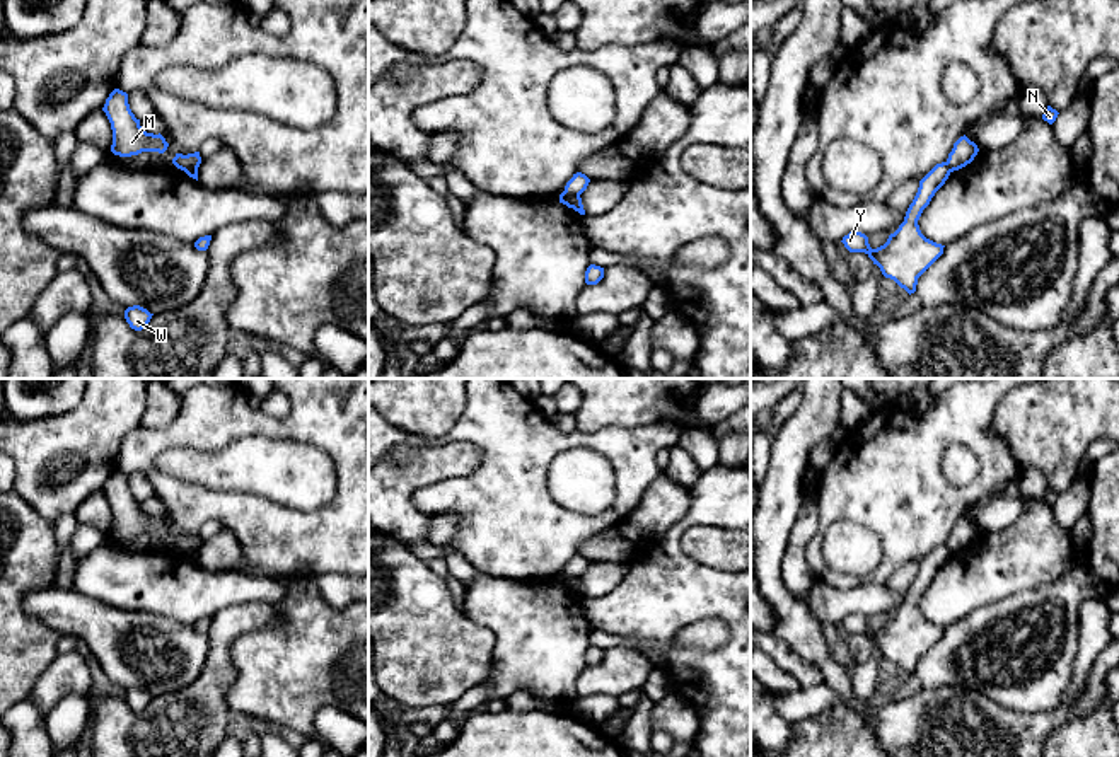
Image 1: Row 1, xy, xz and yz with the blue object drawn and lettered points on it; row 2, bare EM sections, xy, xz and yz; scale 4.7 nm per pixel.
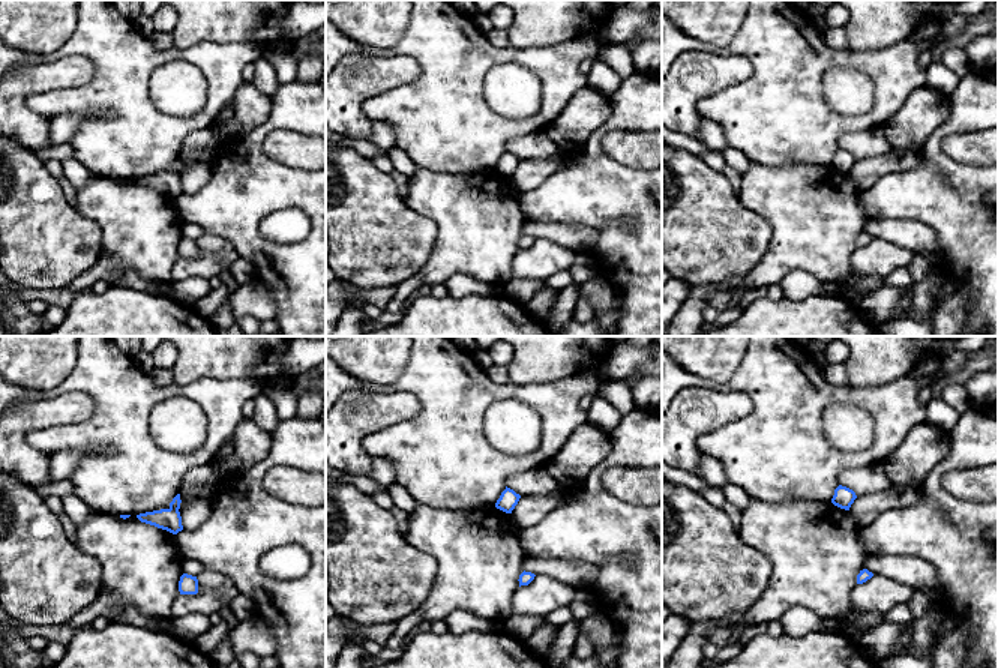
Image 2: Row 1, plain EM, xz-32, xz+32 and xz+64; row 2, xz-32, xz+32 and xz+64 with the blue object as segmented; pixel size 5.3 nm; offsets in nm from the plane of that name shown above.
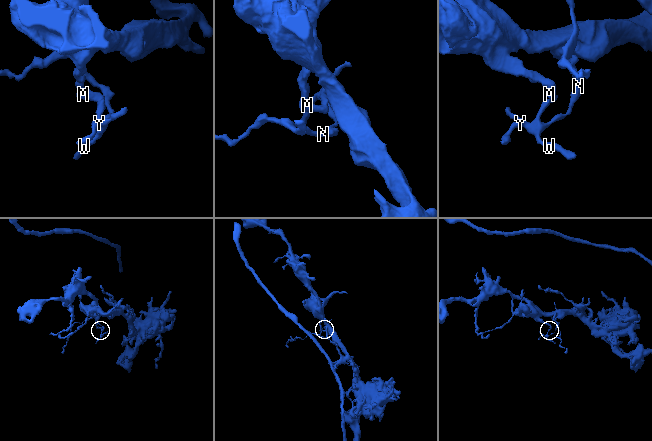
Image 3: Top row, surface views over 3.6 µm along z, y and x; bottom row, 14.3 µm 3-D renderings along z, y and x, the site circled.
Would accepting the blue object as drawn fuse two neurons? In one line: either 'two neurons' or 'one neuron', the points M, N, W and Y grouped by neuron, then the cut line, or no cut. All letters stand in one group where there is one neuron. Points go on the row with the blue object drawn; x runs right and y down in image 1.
two neurons; M / N W Y; cut in xz along (563, 191), (579, 196)

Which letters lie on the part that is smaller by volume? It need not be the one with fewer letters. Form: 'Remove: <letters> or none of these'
Remove: N, W, Y

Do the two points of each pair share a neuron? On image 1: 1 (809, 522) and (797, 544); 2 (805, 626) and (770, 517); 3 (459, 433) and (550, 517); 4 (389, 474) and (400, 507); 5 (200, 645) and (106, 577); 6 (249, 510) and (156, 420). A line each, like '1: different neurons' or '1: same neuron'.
1: same neuron
2: same neuron
3: same neuron
4: same neuron
5: different neurons
6: different neurons

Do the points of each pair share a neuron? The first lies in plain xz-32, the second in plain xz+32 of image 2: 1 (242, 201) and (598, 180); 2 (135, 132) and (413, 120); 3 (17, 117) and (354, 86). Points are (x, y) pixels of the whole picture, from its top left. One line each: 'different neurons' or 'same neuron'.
1: same neuron
2: same neuron
3: same neuron

